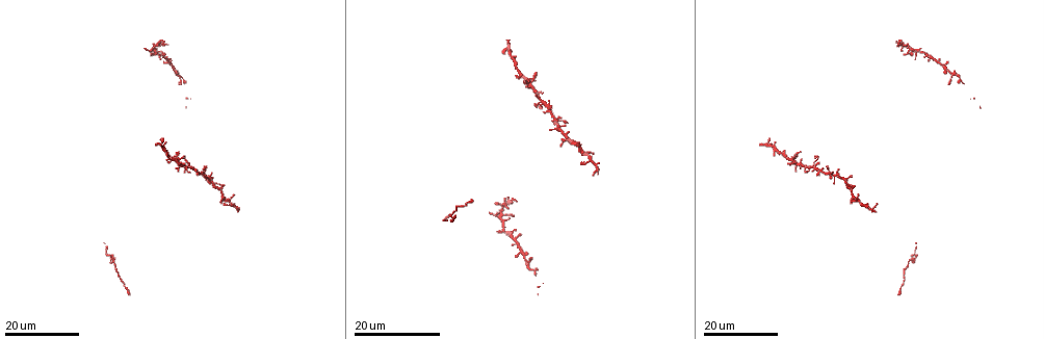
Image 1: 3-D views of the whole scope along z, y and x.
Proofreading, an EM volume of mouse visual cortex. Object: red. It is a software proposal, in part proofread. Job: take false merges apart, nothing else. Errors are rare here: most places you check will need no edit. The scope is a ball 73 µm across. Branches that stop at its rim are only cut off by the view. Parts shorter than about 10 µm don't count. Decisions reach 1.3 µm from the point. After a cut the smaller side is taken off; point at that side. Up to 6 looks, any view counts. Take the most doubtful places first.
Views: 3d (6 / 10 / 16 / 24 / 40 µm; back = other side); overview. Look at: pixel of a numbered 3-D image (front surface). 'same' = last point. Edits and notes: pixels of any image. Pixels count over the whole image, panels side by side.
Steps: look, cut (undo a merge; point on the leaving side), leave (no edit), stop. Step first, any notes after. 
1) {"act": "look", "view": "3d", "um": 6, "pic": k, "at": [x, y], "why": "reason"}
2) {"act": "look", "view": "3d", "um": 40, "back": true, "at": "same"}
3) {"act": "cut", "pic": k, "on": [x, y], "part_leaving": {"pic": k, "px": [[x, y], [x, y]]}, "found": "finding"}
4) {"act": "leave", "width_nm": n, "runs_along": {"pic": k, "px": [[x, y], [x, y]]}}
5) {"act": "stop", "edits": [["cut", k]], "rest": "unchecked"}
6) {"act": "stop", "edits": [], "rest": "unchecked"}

{"act": "look", "view": "3d", "um": 16, "pic": 1, "at": [449, 215], "why": "small branch off a trunk"}

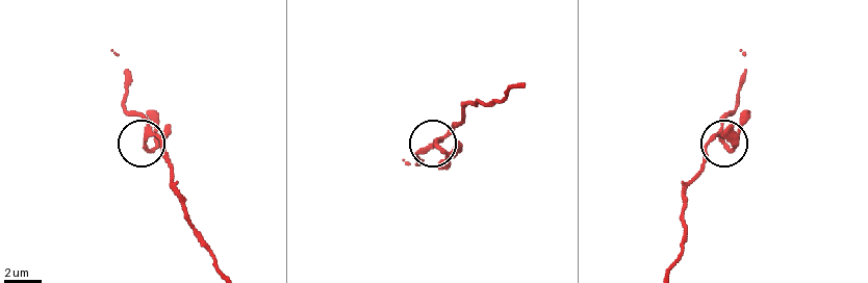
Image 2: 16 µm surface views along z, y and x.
{"act": "look", "view": "3d", "um": 10, "pic": 2, "at": [723, 146]}

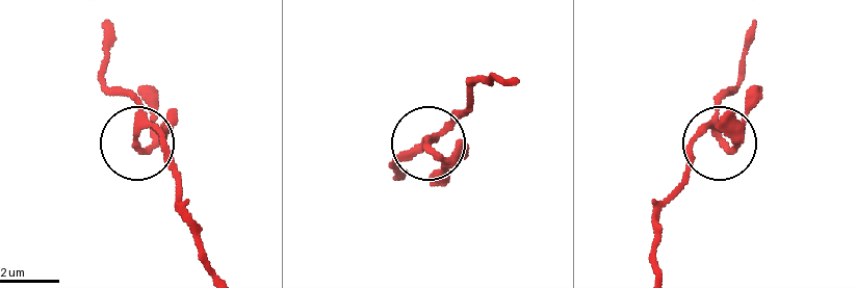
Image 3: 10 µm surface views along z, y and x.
{"act": "leave", "width_nm": 190, "found": "continuous, no second neuron"}

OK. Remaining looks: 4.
{"act": "look", "view": "3d", "um": 16, "pic": 1, "at": [847, 180], "why": "branch point"}

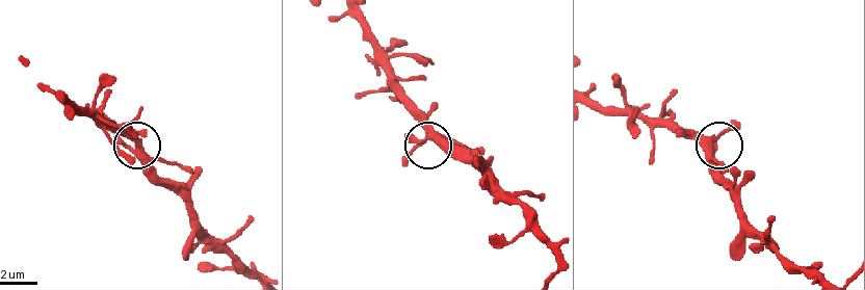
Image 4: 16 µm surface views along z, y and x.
{"act": "look", "view": "3d", "um": 10, "pic": 4, "at": [431, 132], "why": "closer look"}

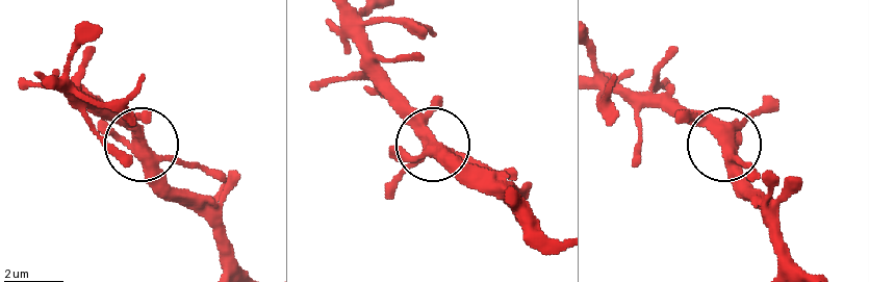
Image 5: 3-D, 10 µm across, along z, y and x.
{"act": "leave", "width_nm": 360, "runs_along": {"pic": 5, "px": [[740, 135], [720, 135], [670, 93]]}, "found": "continuous, no second neuron"}

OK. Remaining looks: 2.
{"act": "look", "view": "3d", "um": 16, "pic": 1, "at": [173, 160], "why": "thin neck"}

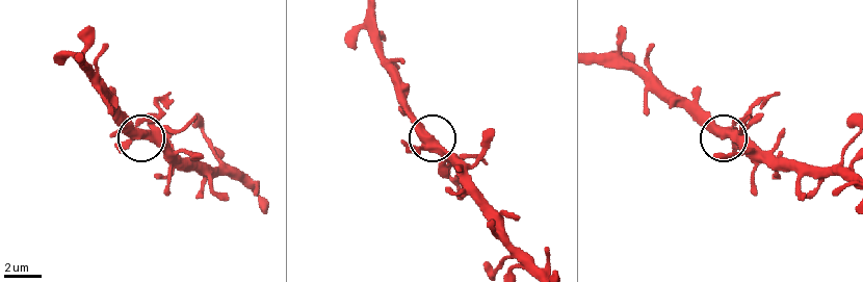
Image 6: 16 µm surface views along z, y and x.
{"act": "look", "view": "3d", "um": 6, "pic": 6, "at": [444, 148], "why": "zoom in"}

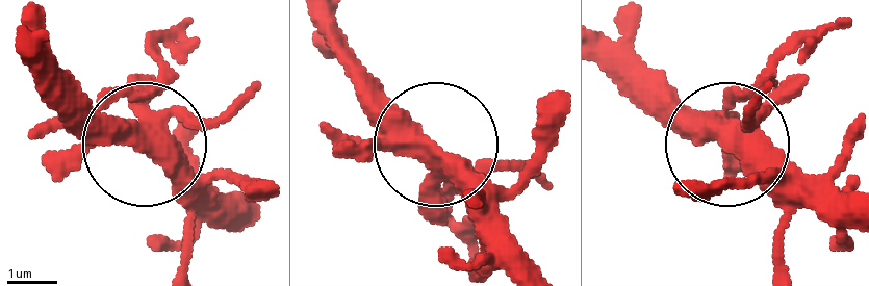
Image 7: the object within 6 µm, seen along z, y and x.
{"act": "leave", "runs_along": {"pic": 7, "px": [[254, 215], [188, 190], [68, 83]]}, "found": "continuous, no second neuron"}

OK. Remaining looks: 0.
{"act": "stop", "edits": [], "rest": "unchecked"}

